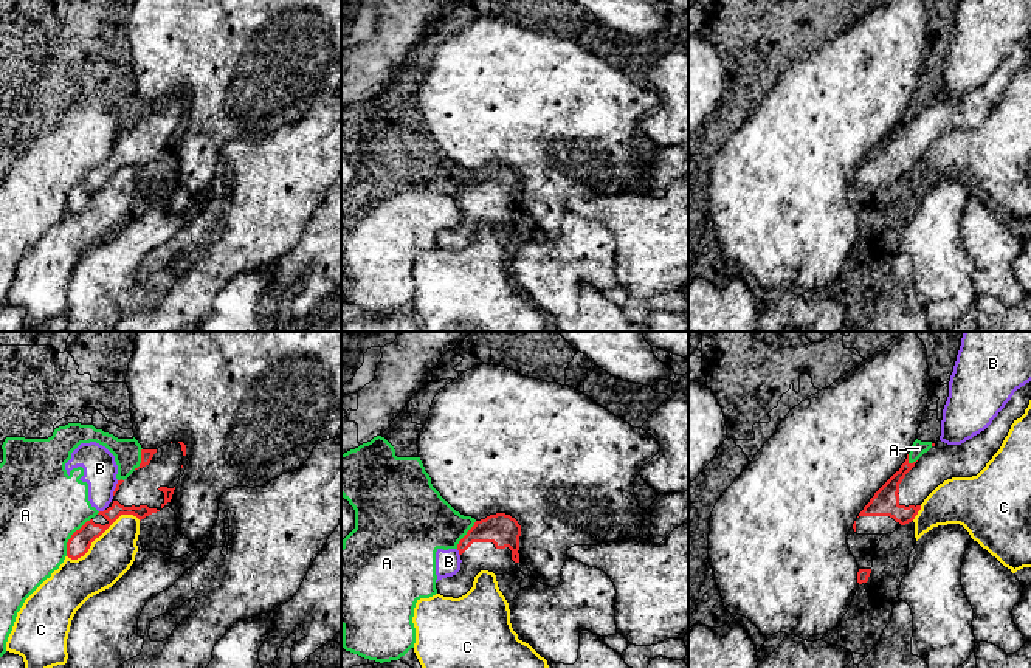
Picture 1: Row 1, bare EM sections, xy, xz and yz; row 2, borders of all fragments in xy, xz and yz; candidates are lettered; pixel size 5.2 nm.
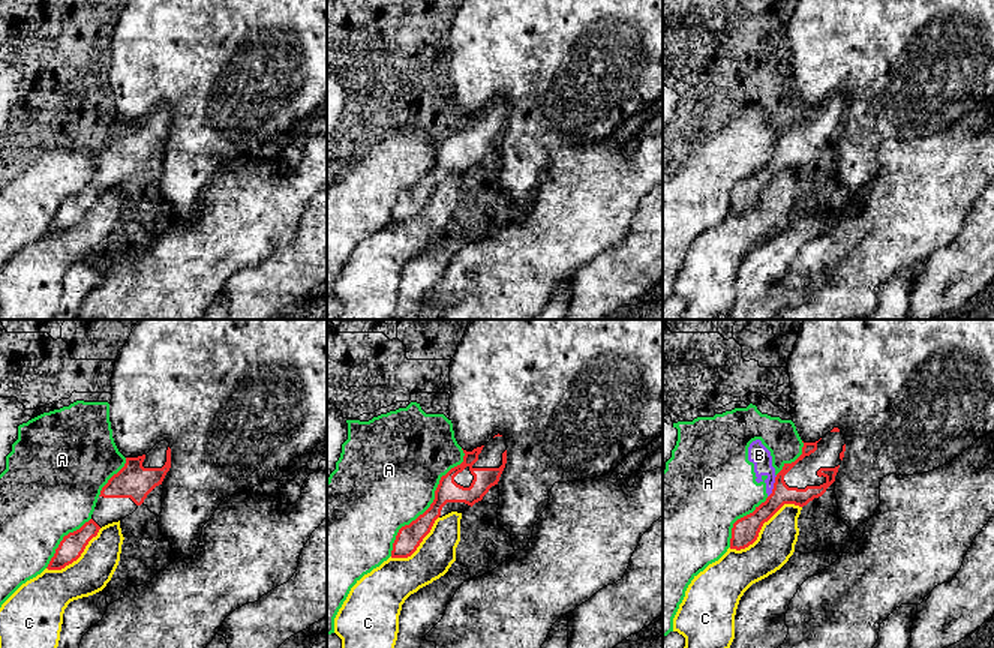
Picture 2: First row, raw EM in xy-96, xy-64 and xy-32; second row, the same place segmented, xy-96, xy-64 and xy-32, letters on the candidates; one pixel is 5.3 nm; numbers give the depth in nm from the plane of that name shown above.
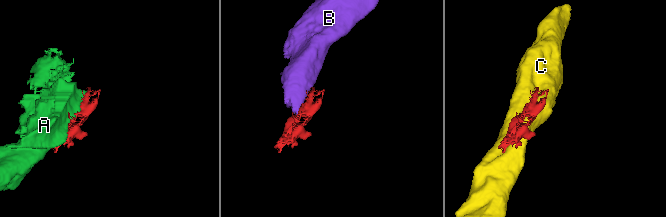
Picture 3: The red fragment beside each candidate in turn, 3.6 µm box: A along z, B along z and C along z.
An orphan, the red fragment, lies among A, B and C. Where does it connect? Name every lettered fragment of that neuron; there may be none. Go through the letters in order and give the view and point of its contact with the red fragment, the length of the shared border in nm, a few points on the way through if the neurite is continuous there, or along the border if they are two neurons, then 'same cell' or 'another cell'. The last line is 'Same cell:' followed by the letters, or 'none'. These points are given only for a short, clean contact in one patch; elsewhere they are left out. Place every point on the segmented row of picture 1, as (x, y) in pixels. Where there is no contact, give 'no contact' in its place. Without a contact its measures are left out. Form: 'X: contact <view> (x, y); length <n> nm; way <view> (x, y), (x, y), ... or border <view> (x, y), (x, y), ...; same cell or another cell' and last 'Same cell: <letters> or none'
A: contact xy (72, 537); length 240 nm; another cell
B: contact xz (459, 552); length 40 nm; another cell
C: contact xy (101, 533); length 440 nm; another cell
Same cell: none

